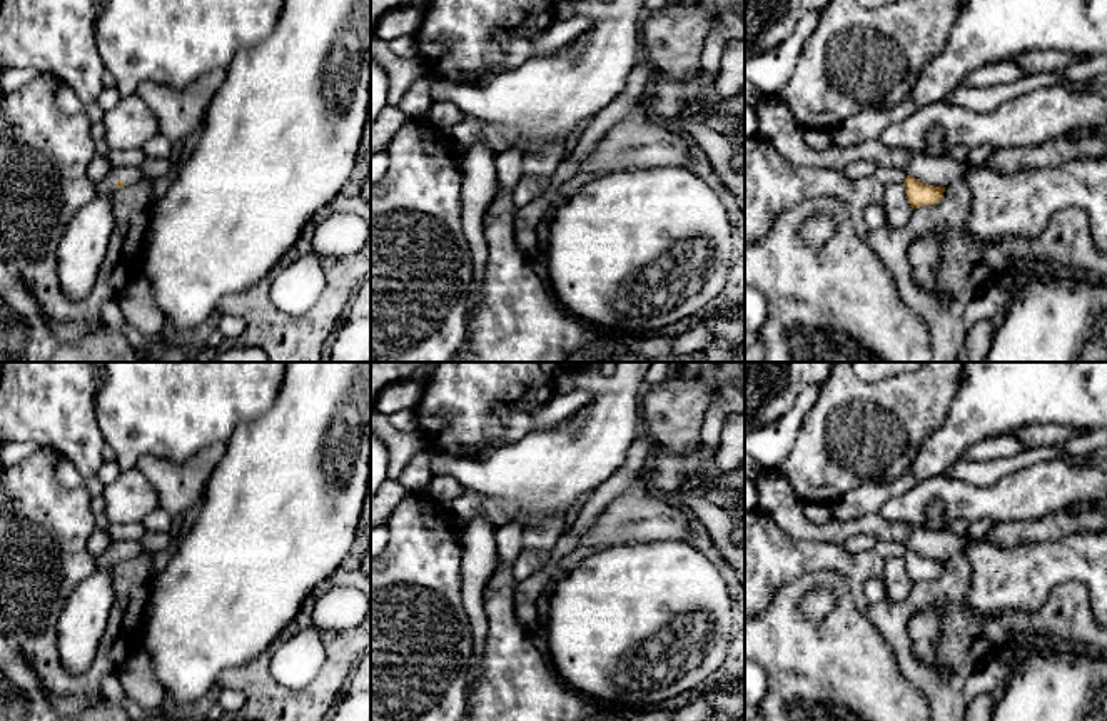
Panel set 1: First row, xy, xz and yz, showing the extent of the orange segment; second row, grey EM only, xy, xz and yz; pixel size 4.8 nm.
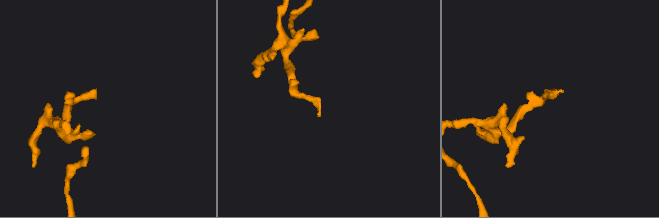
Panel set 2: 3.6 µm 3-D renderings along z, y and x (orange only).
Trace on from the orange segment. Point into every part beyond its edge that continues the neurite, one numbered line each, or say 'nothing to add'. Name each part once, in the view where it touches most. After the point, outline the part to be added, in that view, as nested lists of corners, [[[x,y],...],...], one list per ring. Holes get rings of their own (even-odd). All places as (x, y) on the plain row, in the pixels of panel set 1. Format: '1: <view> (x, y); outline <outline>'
1: xy (80, 625); outline [[[112,541],[97,557],[95,572],[70,591],[55,628],[58,658],[68,674],[85,674],[99,653],[115,603],[112,567],[119,564],[117,556],[129,561],[144,551],[140,541]]]

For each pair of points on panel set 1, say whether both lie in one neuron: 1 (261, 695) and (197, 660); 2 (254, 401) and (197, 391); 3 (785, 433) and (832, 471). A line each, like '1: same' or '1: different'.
1: different
2: same
3: different

